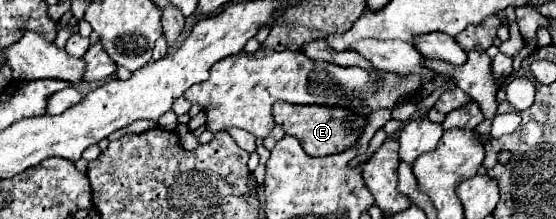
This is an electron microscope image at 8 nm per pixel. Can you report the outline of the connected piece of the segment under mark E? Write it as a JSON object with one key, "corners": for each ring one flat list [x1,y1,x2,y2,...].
{"corners":[[276,101,276,105,272,107,272,117,276,125,280,125,288,135,298,137,302,149,308,155,334,155,352,147,366,125,366,117,350,109,322,105,292,105,284,101]]}

